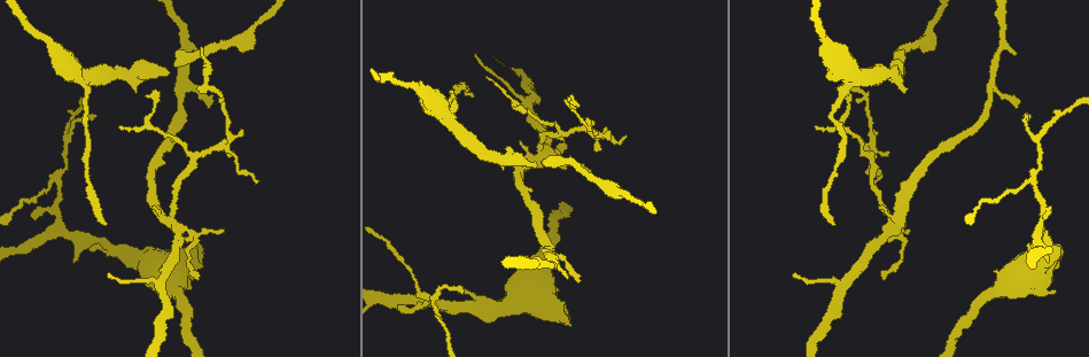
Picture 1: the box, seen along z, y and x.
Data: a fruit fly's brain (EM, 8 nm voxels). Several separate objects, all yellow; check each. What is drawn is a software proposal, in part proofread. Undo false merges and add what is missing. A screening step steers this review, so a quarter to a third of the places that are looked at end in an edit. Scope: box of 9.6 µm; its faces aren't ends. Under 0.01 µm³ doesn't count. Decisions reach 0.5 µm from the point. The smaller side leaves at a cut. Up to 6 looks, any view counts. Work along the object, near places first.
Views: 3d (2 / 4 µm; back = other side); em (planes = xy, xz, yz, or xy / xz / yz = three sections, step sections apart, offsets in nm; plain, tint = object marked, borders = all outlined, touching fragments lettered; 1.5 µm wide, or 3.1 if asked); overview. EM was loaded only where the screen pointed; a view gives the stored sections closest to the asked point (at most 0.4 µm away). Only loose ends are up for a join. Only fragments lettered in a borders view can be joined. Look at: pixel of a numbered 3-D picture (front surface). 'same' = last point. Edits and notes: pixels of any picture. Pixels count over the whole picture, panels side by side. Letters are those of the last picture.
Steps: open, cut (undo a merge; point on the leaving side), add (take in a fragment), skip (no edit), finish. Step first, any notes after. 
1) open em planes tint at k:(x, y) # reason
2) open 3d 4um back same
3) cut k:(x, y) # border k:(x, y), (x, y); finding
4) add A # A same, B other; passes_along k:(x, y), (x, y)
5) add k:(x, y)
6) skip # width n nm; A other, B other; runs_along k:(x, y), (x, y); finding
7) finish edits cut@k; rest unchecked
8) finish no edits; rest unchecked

open 3d 2um at 1:(179, 66) # free end

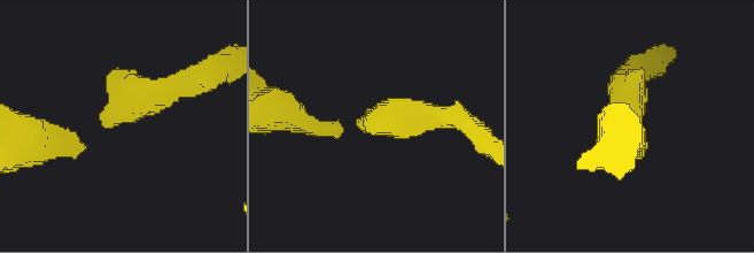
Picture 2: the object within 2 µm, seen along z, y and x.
open em planes borders at 2:(363, 129)

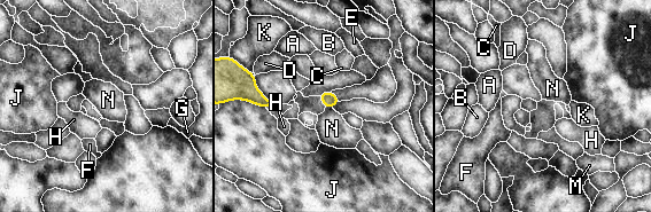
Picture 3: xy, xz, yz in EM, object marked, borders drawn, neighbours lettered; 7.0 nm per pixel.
skip # A other, B other, C other, D other, E other, F other, G other, H other, J other, K other, M other, N other; no lettered fragment goes on from it

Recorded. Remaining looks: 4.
open em xy step 4 borders at 1:(258, 180) # branch stops here

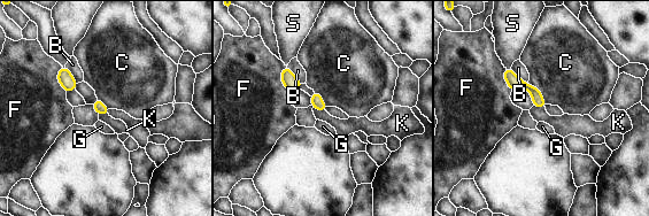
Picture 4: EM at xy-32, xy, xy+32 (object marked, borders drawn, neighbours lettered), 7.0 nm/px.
skip # B other, C other, F other, G other, K other, S other; border 4:(527, 83), (539, 90), (547, 103); none of them fits

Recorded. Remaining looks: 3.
open em xy step 8 borders at 1:(562, 146) # branch stops here

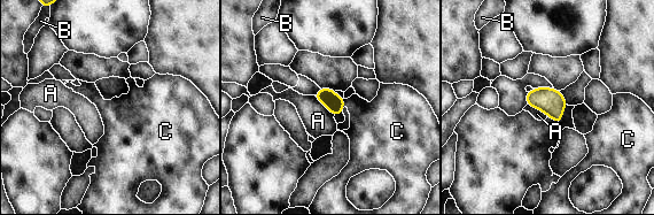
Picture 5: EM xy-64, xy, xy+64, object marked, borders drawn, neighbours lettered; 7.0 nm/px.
skip # width 120 nm; longest_contact A 200 nm; A other, B other, C other; none of them fits

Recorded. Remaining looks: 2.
finish no edits; rest unchecked

